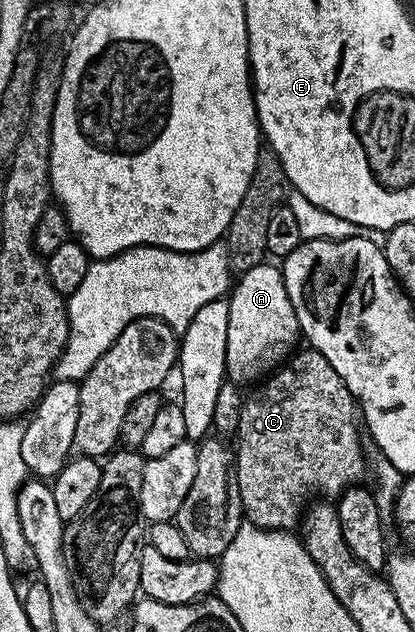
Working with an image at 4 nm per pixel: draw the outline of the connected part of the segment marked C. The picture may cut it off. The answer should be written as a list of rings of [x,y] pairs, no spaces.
[[[311,348],[302,350],[293,353],[263,385],[256,388],[261,390],[243,399],[242,416],[234,435],[234,481],[240,493],[242,514],[251,525],[261,526],[263,530],[295,531],[301,525],[309,499],[332,496],[328,494],[339,496],[348,487],[357,485],[363,479],[360,477],[366,474],[358,406],[352,393],[346,388],[342,376],[334,372],[326,356]]]

